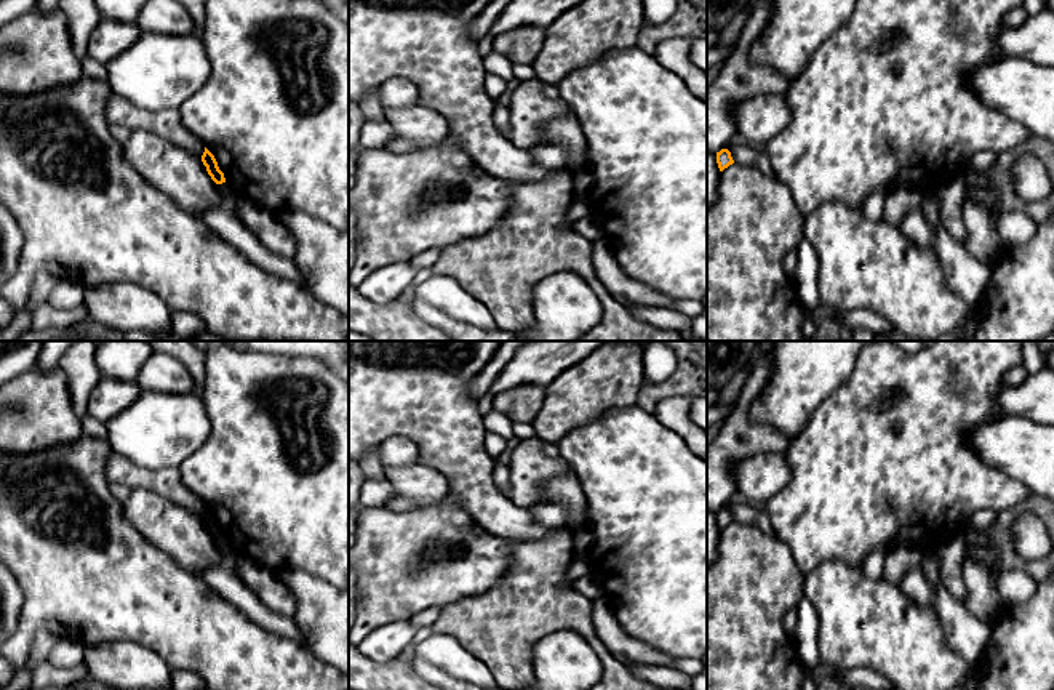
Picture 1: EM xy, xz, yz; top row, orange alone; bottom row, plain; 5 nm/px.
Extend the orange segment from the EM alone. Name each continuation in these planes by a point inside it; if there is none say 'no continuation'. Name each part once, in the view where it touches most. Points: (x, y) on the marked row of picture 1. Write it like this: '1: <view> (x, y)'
no continuation

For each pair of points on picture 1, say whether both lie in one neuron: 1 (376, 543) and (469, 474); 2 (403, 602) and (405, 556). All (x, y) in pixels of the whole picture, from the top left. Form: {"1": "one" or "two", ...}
{"1": "two", "2": "one"}

